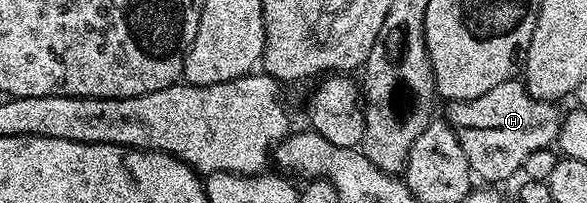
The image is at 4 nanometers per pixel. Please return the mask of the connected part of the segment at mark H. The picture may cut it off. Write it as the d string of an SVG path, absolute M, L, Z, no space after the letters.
M517 79L491 87L491 91L479 95L479 99L454 101L448 108L448 123L456 131L467 155L472 176L482 177L485 183L505 181L516 173L520 174L531 151L548 149L556 142L563 116L554 102L531 96Z

